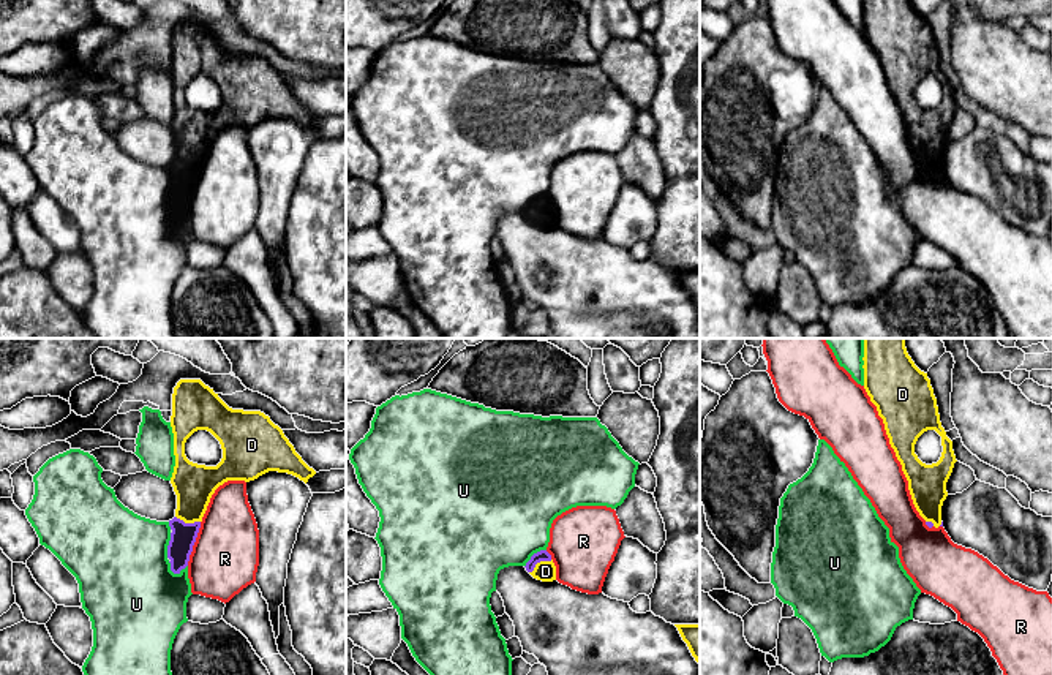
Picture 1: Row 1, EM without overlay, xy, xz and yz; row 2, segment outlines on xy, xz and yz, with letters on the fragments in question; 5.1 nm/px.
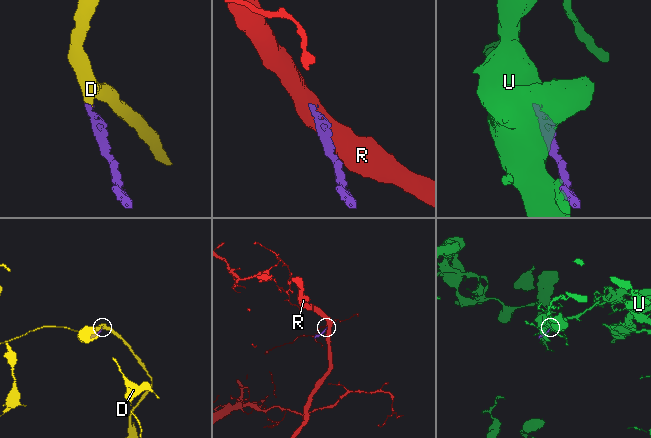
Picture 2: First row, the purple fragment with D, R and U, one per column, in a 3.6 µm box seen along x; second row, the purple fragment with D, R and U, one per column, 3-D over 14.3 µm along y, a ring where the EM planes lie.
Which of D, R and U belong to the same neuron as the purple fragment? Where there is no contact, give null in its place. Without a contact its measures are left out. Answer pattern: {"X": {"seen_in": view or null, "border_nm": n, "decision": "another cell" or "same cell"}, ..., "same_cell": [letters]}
{"D": {"seen_in": "xz", "border_nm": 140, "decision": "same cell"}, "R": {"seen_in": "xy", "border_nm": 240, "decision": "another cell"}, "U": {"seen_in": "xy", "border_nm": 110, "decision": "another cell"}, "same_cell": ["D"]}

